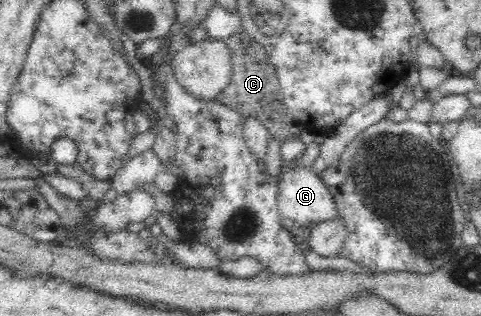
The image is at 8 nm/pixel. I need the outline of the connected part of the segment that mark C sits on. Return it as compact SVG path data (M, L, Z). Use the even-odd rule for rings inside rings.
M230 36L227 47L232 54L232 70L229 83L222 89L222 92L214 98L217 103L234 109L244 120L246 117L254 117L264 125L269 132L269 137L277 141L298 139L301 126L286 108L283 103L283 92L279 85L277 70L270 65L268 53L263 46L252 42L242 44L240 36Z

